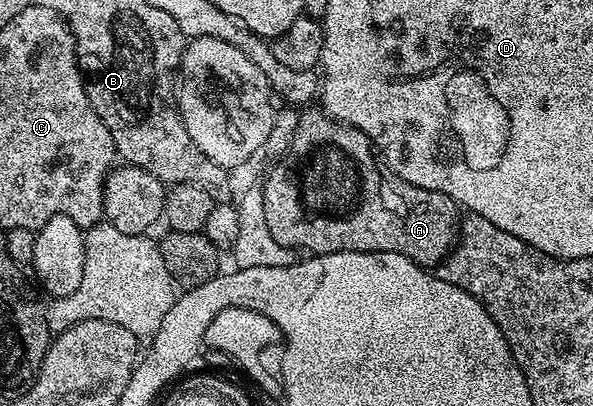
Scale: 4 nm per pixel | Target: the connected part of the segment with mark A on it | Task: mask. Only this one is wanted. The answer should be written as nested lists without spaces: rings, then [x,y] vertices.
[[[311,106],[300,115],[297,122],[297,130],[291,133],[291,144],[295,156],[287,154],[282,157],[283,160],[267,178],[267,182],[262,183],[263,201],[265,202],[265,222],[269,226],[269,234],[281,242],[281,246],[292,250],[304,248],[307,254],[322,254],[325,252],[392,252],[401,254],[409,258],[414,264],[420,264],[422,268],[428,270],[434,269],[443,263],[450,255],[451,249],[455,247],[455,242],[459,234],[459,225],[461,223],[461,208],[456,204],[455,199],[449,194],[441,194],[437,190],[425,190],[413,186],[409,182],[402,180],[397,176],[392,168],[387,167],[382,159],[377,155],[377,149],[361,130],[354,128],[352,124],[344,124],[343,121],[335,119],[334,116],[327,115],[326,112],[318,107]]]

